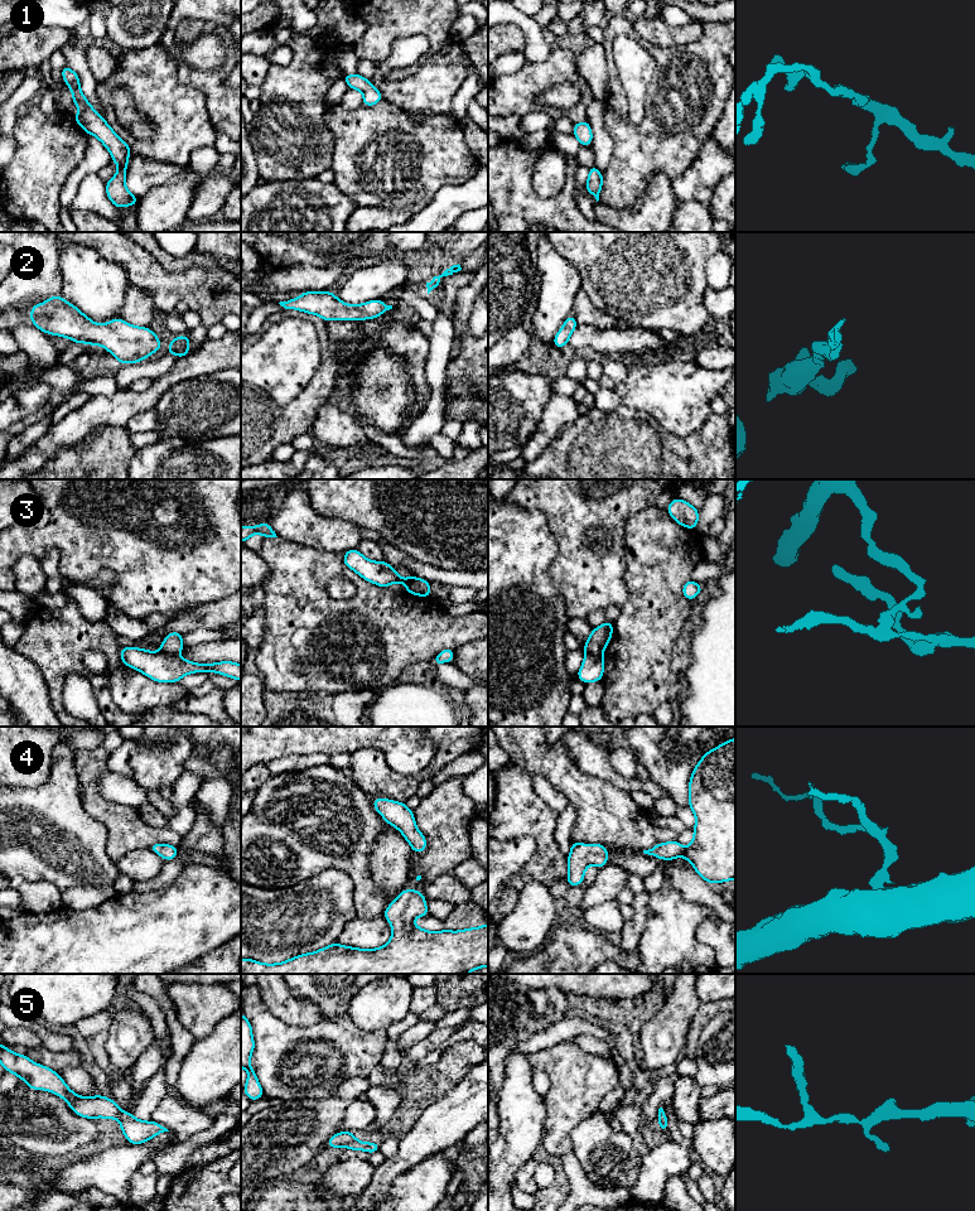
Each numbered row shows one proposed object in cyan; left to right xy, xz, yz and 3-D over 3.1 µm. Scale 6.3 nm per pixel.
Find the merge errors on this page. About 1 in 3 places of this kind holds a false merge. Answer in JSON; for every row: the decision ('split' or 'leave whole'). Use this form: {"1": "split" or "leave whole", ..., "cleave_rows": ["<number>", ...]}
{"1": "leave whole", "2": "leave whole", "3": "split", "4": "leave whole", "5": "leave whole", "cleave_rows": ["3"]}

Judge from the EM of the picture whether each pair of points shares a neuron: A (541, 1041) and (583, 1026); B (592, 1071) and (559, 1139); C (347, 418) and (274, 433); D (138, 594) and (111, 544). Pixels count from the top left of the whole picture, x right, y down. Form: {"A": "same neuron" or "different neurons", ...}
{"A": "same neuron", "B": "same neuron", "C": "different neurons", "D": "same neuron"}

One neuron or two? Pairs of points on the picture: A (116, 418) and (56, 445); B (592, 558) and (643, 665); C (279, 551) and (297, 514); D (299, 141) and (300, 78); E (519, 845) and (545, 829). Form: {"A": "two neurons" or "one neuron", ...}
{"A": "one neuron", "B": "two neurons", "C": "two neurons", "D": "one neuron", "E": "two neurons"}

